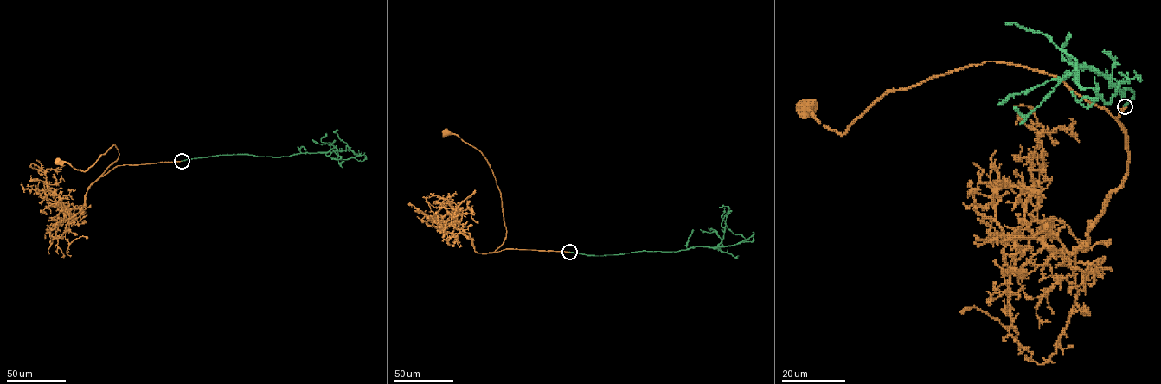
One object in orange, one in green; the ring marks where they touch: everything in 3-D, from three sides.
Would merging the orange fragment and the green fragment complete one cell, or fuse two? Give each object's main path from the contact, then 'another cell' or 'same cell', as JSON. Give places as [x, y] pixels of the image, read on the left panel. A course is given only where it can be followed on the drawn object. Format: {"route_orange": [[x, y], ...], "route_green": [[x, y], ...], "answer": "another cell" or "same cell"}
{"route_orange": [[182, 161], [118, 165], [101, 176], [118, 158], [118, 150], [114, 144], [86, 170], [58, 162]], "route_green": [[182, 161], [233, 154], [280, 157], [324, 153], [341, 159], [355, 156], [357, 154], [334, 132], [337, 130]], "answer": "another cell"}

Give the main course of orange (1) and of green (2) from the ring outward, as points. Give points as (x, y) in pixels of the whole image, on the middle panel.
1: (570, 252), (505, 249), (489, 252), (502, 244), (506, 235), (500, 190), (482, 153), (456, 134), (445, 131)
2: (570, 252), (601, 255), (677, 252), (743, 242), (745, 239), (734, 233), (721, 217), (725, 207)

